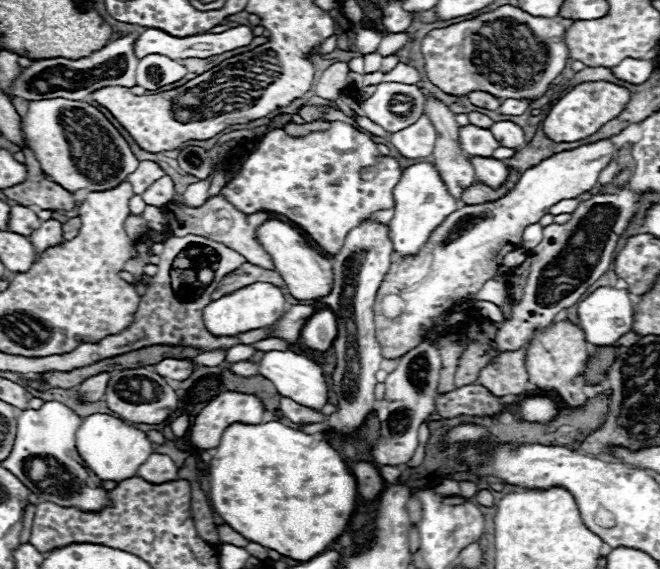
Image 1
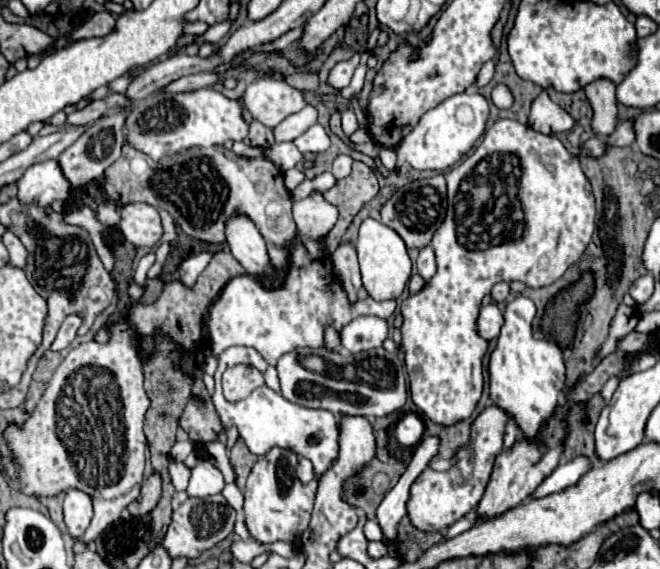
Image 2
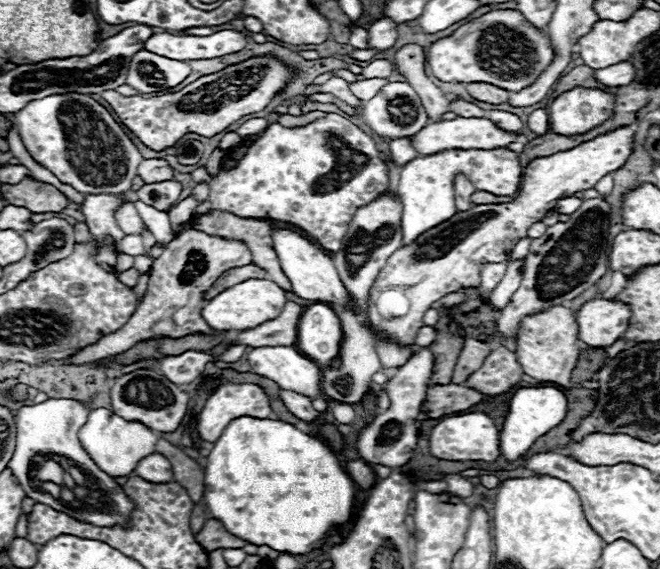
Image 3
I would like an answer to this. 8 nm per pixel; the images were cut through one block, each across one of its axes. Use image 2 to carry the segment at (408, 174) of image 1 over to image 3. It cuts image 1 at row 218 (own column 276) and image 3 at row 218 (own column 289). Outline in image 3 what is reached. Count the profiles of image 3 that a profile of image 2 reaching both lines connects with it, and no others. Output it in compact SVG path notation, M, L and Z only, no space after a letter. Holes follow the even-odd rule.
M450 150L434 156L420 156L410 160L400 172L398 196L402 202L402 246L412 244L426 230L446 222L458 210L454 206L454 174L464 172L478 190L486 190L494 196L512 196L522 178L522 166L518 156L510 150Z

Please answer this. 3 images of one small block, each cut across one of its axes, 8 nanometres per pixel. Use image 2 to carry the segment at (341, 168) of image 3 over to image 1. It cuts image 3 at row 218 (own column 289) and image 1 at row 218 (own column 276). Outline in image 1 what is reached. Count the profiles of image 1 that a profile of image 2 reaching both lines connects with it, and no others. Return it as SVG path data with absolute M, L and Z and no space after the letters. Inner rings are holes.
M334 120L328 130L310 132L306 136L290 136L282 128L266 132L258 148L246 158L238 174L222 188L222 196L230 200L240 212L276 212L298 224L324 252L336 254L346 234L368 214L376 210L392 208L392 190L398 184L402 168L396 158L382 156L376 142L366 132L360 132L352 124Z

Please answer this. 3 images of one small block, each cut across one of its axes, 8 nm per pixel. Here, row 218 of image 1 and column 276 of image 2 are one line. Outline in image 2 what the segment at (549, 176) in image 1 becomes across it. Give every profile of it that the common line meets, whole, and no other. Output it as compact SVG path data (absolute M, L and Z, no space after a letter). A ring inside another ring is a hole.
M274 446L254 464L248 476L244 492L246 526L250 534L262 544L270 544L276 540L294 542L308 528L318 484L302 484L294 474L296 466L298 454Z

